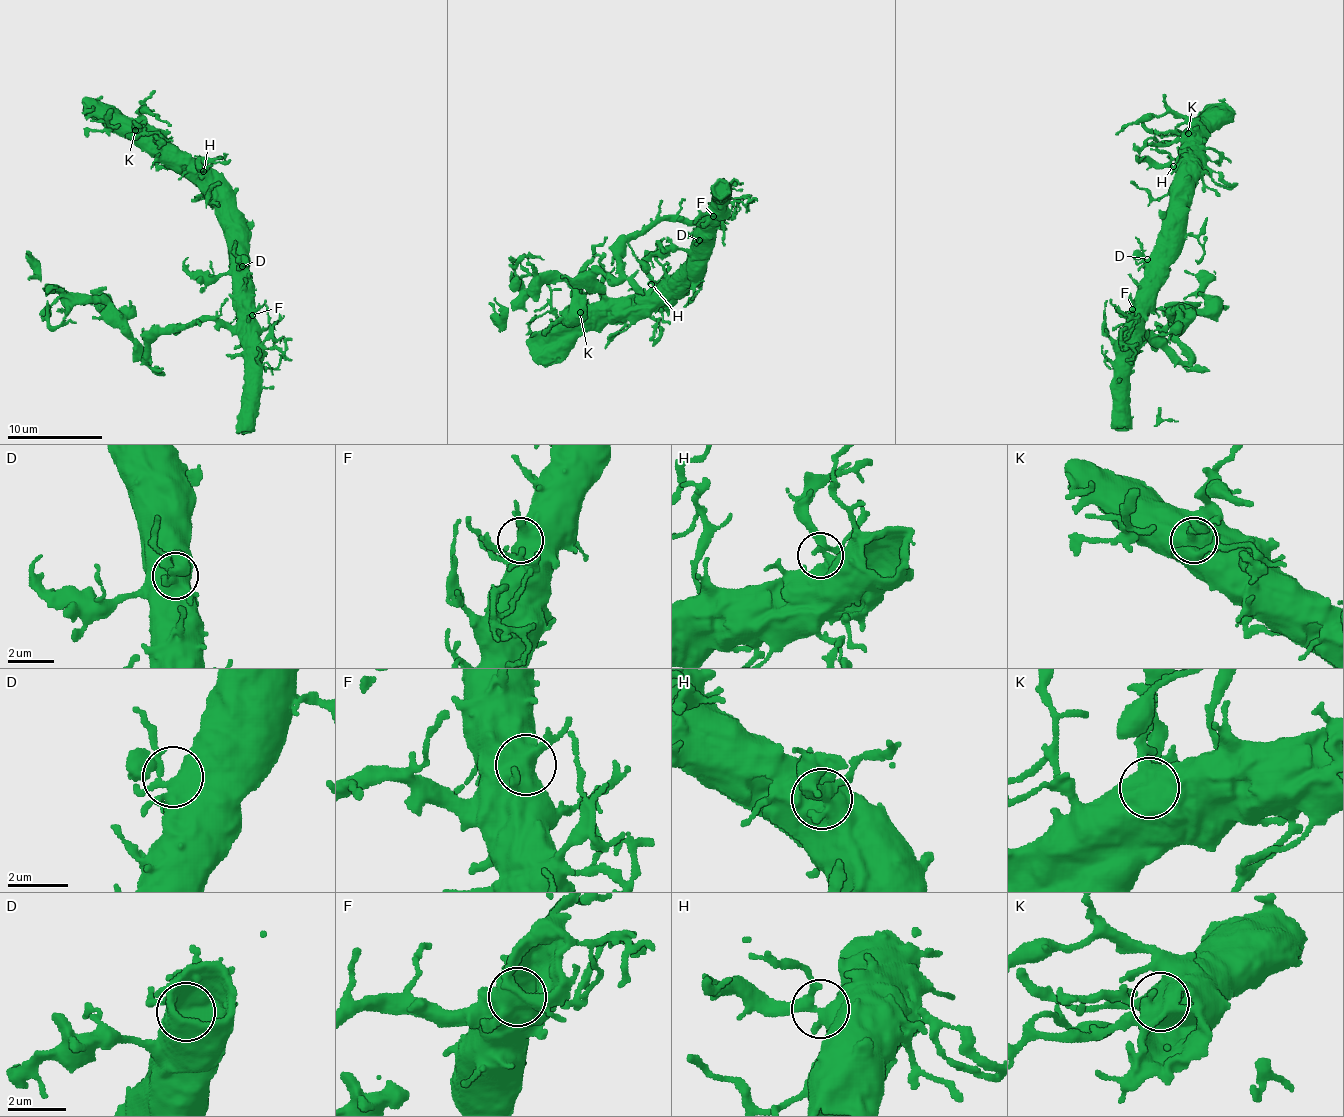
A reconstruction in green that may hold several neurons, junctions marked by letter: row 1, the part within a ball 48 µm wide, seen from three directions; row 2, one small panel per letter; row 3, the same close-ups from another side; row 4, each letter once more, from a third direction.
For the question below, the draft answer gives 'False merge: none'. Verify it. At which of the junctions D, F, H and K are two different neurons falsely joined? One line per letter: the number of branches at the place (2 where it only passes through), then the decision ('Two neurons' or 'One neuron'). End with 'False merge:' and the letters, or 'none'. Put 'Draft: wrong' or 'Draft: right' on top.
Draft: right
D: Branches: 4. One neuron
F: Branches: 2. One neuron
H: Branches: 4. One neuron
K: Branches: 2. One neuron
False merge: none

